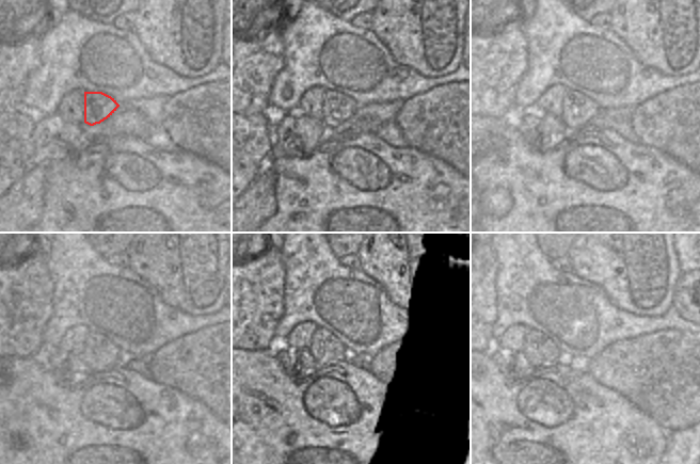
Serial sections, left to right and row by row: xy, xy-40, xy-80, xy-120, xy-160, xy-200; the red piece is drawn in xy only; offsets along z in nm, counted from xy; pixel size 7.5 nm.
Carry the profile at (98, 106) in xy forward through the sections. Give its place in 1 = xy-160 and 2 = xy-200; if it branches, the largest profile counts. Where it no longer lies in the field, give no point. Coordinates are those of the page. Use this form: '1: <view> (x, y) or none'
1: xy-160 (328, 350)
2: xy-200 (541, 350)

